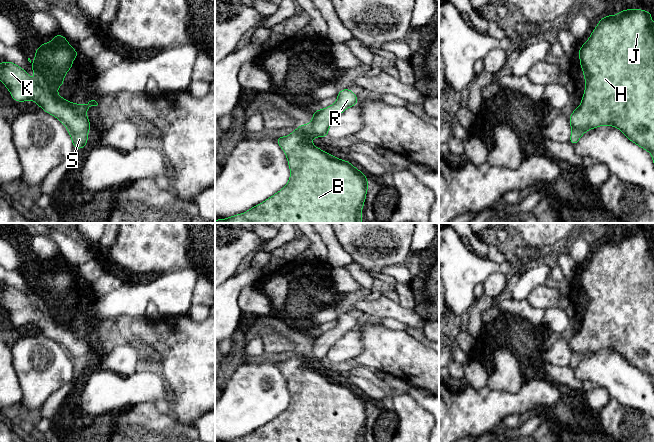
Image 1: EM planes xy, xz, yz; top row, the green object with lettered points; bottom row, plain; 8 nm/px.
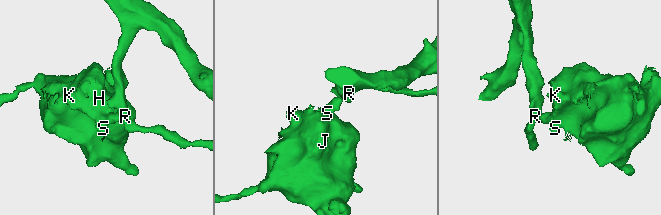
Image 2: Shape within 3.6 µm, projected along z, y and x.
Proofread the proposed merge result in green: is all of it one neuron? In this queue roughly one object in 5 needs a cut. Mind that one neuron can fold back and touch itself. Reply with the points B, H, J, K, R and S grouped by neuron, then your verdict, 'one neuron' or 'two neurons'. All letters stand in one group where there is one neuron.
B H J K R S | one neuron

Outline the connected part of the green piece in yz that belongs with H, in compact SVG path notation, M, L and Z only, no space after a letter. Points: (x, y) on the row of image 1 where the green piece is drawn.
M626 9L618 13L618 15L609 15L600 19L597 27L593 30L590 38L583 46L580 46L579 57L580 66L583 69L586 88L580 106L573 111L569 117L571 125L571 138L569 142L574 146L578 143L581 136L589 129L593 129L602 125L611 125L621 130L630 141L634 142L641 148L649 151L654 162L654 23L650 18L652 13L642 9L630 10Z

